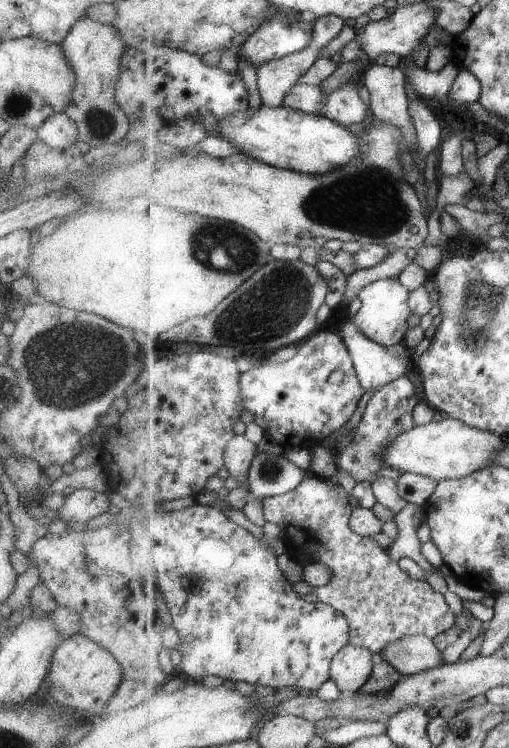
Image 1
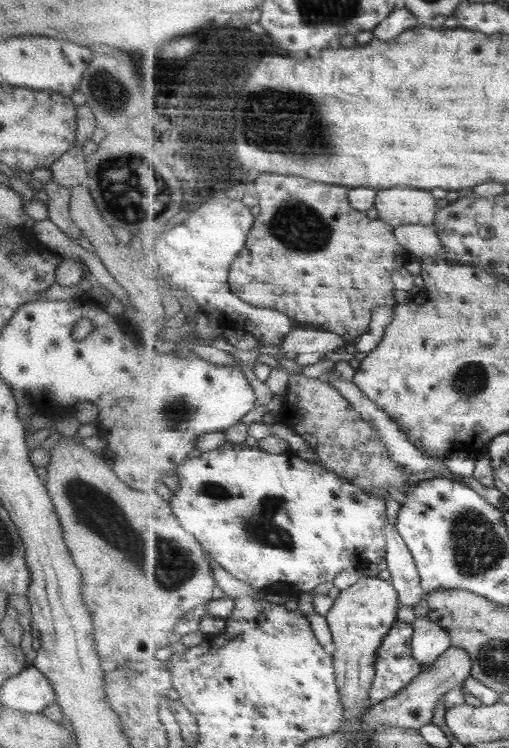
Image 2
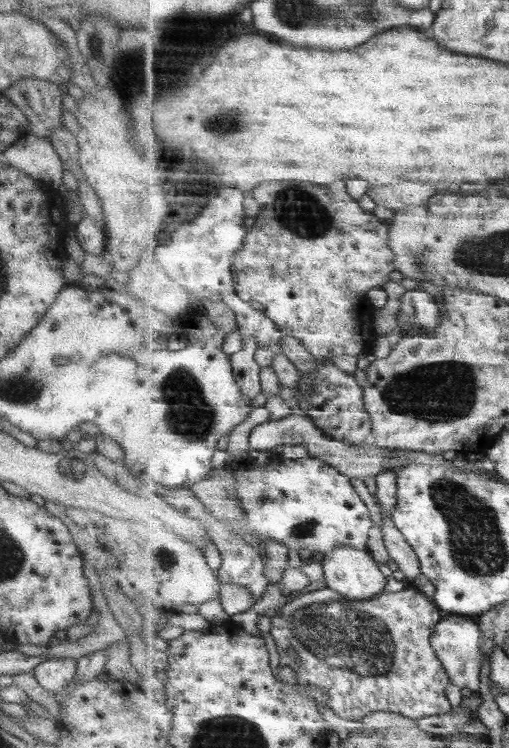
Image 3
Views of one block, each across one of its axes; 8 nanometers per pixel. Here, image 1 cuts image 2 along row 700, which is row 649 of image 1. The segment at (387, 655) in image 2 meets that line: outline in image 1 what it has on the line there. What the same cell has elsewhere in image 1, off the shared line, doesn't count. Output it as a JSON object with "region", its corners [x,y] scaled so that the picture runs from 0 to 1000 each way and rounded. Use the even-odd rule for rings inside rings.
{"region":[[[619,634],[601,638],[568,658],[515,667],[521,697],[552,706],[570,727],[564,738],[591,754],[639,754],[654,771],[639,783],[617,786],[627,803],[668,816],[688,832],[686,860],[723,866],[743,881],[762,861],[800,849],[835,849],[853,854],[896,834],[896,821],[874,797],[851,789],[839,777],[798,766],[786,751],[768,749],[756,734],[729,719],[694,711],[688,695],[694,678],[670,650],[652,648]]]}

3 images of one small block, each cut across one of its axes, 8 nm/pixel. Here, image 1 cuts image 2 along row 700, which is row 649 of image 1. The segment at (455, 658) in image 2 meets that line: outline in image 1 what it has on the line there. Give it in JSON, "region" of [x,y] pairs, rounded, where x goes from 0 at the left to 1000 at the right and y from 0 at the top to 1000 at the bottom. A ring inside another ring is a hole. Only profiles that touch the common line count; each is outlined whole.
{"region":[[[800,849],[778,860],[762,861],[743,881],[770,888],[792,904],[841,897],[870,888],[864,866],[835,849]]]}

